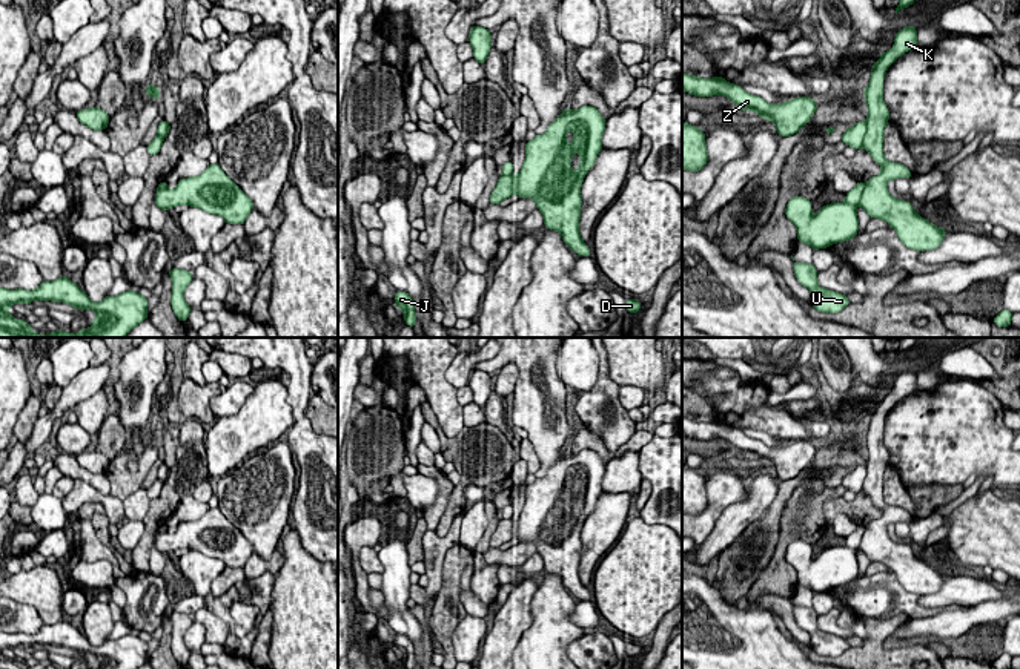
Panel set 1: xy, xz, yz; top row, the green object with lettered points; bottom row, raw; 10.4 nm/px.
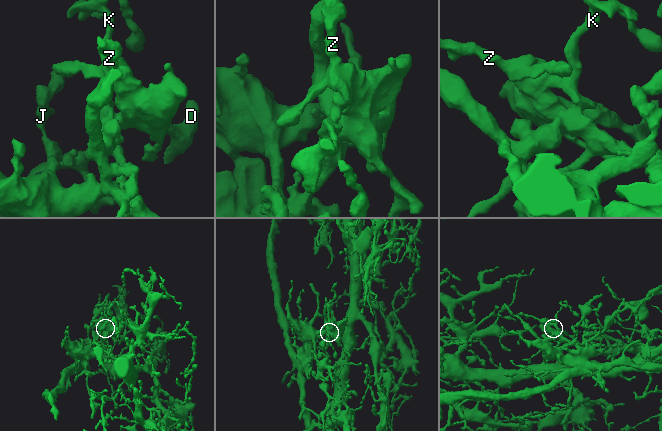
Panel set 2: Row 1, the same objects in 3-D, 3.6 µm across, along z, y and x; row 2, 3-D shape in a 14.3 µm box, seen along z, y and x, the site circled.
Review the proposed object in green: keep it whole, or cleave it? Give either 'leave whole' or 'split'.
split

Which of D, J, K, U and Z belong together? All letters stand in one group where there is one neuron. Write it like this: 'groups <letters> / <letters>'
groups D K Z / J U

